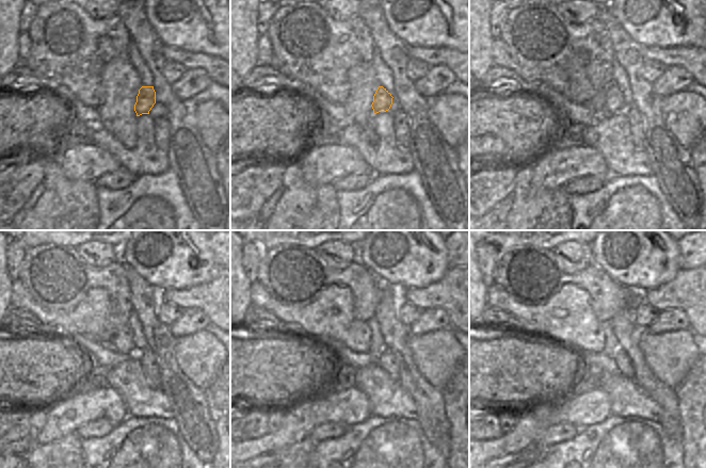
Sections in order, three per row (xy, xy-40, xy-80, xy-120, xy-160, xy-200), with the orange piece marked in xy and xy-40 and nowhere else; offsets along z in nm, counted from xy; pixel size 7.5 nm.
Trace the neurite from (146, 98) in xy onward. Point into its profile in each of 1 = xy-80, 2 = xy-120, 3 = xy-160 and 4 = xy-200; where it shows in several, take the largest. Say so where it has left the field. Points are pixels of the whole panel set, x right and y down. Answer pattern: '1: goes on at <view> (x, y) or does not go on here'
1: goes on at xy-80 (614, 100)
2: goes on at xy-120 (91, 318)
3: goes on at xy-160 (331, 315)
4: goes on at xy-200 (567, 318)

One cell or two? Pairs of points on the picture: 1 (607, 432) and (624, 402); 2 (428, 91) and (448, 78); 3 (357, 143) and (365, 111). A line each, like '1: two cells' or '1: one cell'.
1: two cells
2: one cell
3: two cells

